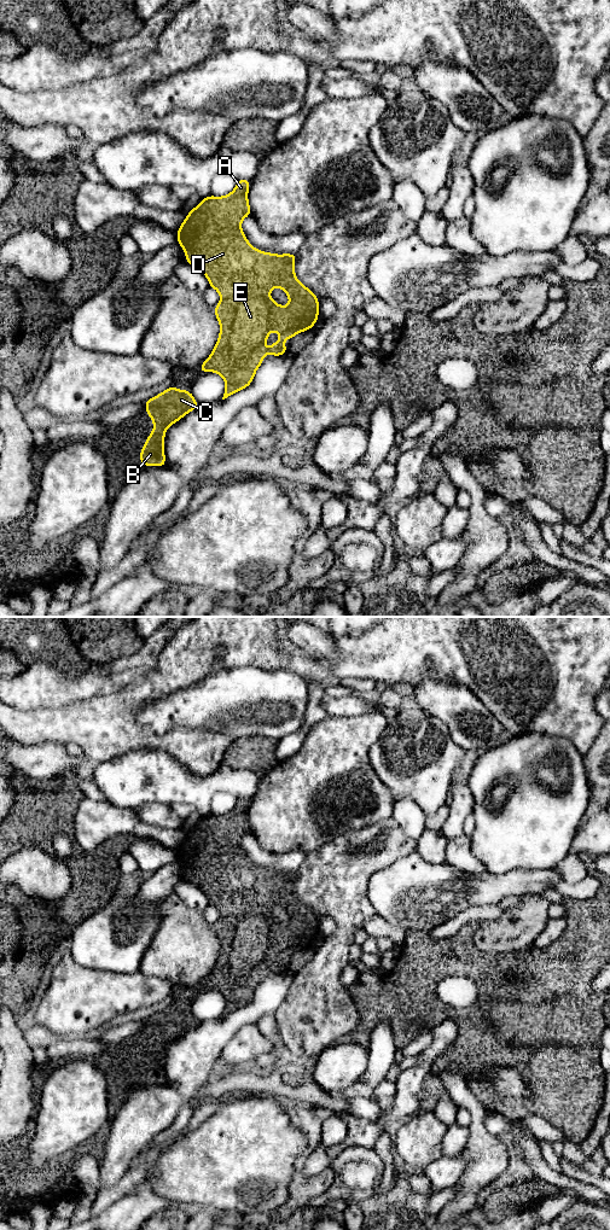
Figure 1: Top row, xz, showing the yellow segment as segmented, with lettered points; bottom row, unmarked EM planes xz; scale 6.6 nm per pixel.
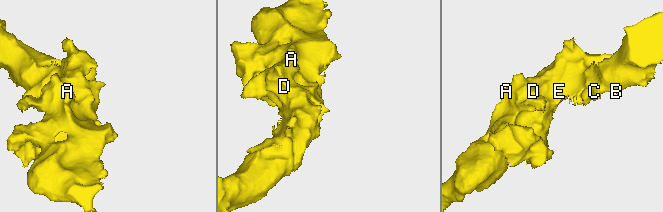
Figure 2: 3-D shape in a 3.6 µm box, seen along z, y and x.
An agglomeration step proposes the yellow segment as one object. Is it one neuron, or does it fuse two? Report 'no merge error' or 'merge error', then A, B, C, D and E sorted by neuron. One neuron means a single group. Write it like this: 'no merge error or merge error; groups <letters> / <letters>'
no merge error; groups A B C D E

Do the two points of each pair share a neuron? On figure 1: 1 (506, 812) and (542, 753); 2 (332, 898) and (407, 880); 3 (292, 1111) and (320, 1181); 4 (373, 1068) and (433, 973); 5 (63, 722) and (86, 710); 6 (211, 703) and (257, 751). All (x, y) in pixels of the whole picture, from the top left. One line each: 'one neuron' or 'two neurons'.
1: one neuron
2: two neurons
3: one neuron
4: two neurons
5: one neuron
6: two neurons

